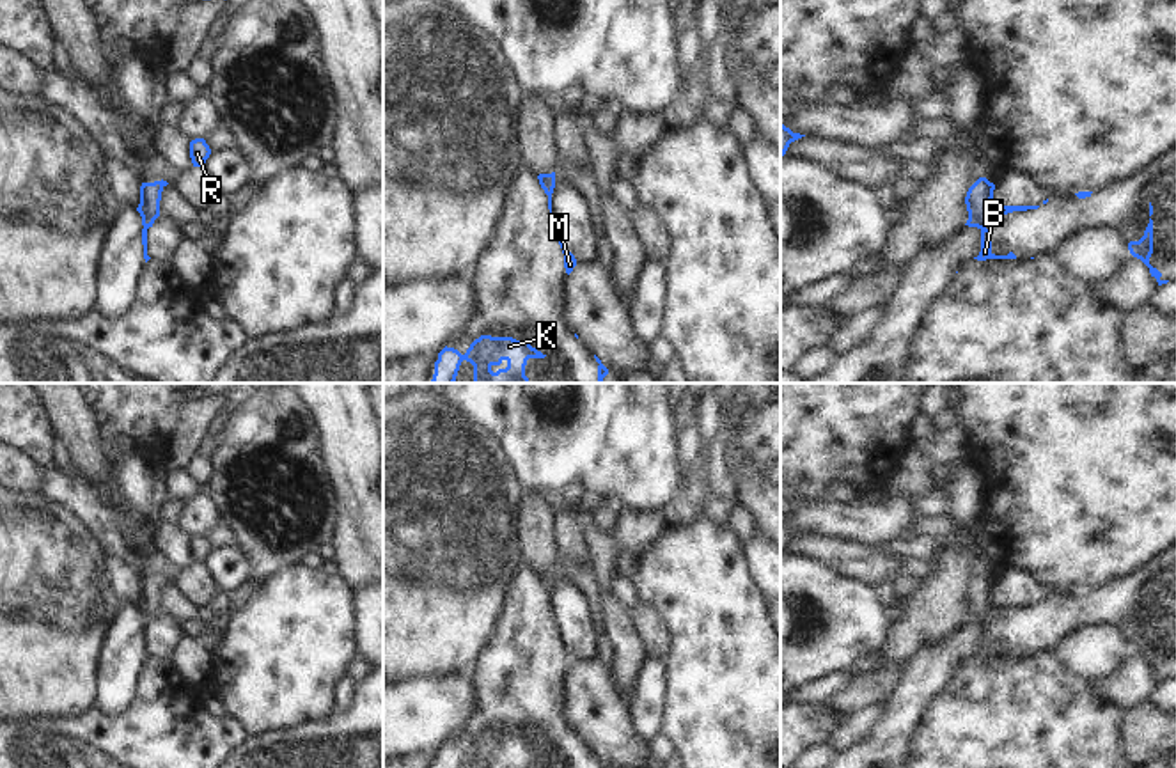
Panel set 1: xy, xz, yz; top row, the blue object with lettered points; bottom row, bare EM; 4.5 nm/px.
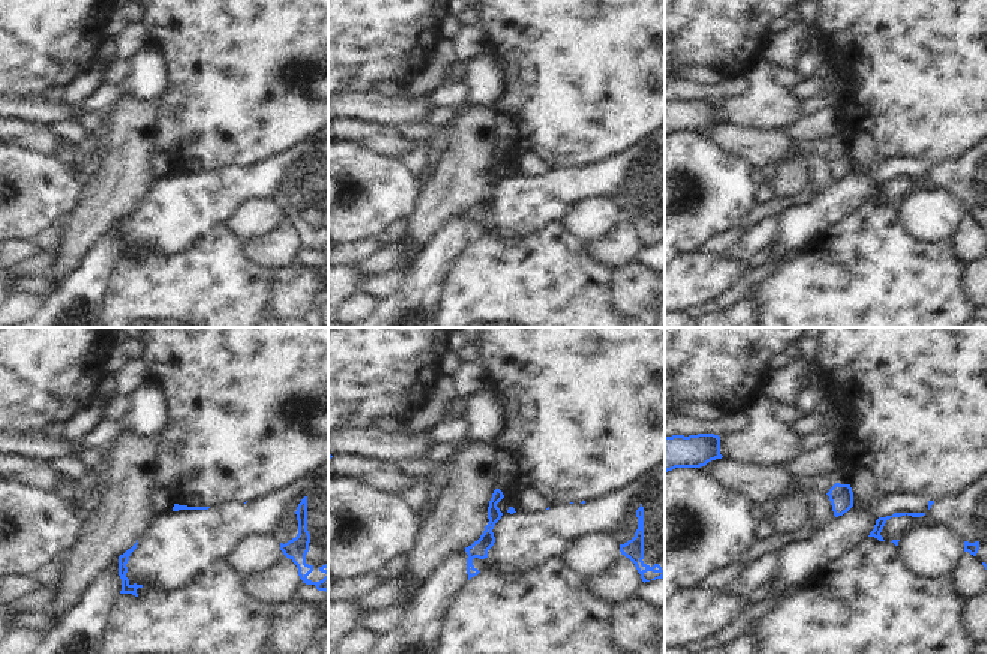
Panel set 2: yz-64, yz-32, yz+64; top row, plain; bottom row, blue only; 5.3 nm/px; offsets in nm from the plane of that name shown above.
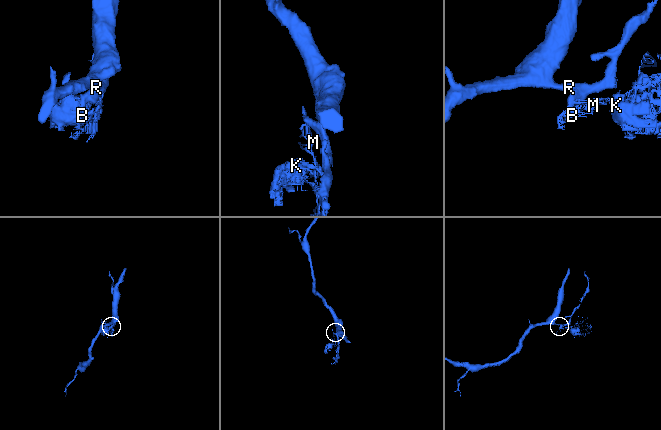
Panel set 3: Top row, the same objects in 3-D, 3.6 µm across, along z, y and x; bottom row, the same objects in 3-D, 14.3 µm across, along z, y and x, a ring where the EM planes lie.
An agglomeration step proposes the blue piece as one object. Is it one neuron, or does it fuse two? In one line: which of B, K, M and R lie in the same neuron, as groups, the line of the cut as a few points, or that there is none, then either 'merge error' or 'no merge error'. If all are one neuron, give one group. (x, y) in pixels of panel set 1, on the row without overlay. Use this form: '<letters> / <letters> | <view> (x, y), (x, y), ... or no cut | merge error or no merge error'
B K M / R | yz (994, 603), (990, 609), (969, 616) | merge error

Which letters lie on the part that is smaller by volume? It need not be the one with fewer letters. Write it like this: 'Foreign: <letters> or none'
Foreign: B, K, M

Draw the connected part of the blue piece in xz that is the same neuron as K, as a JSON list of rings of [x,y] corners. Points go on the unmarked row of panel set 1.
[[[481,733],[465,752],[454,745],[443,745],[435,759],[435,768],[459,768],[463,757],[474,763],[474,768],[491,768],[493,763],[507,759],[498,768],[525,768],[529,756],[545,756],[541,748],[530,743],[530,738],[516,738],[513,734]]]

